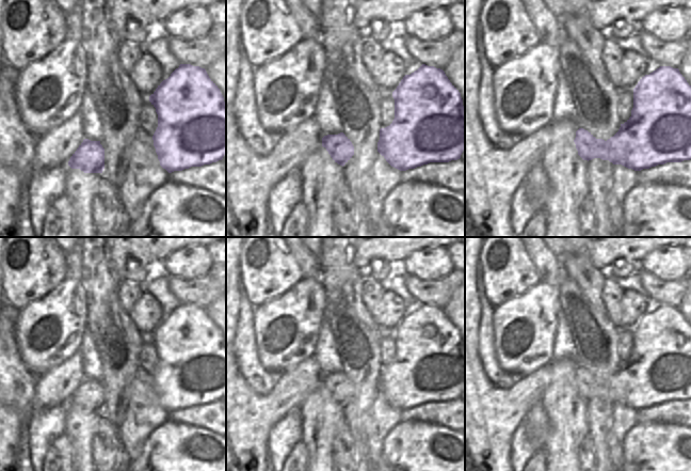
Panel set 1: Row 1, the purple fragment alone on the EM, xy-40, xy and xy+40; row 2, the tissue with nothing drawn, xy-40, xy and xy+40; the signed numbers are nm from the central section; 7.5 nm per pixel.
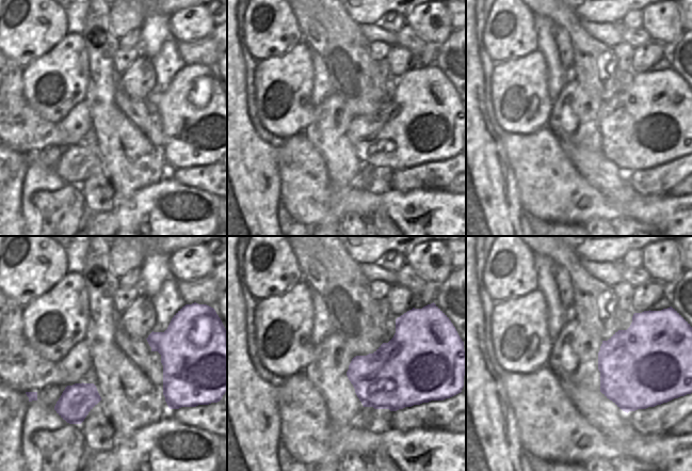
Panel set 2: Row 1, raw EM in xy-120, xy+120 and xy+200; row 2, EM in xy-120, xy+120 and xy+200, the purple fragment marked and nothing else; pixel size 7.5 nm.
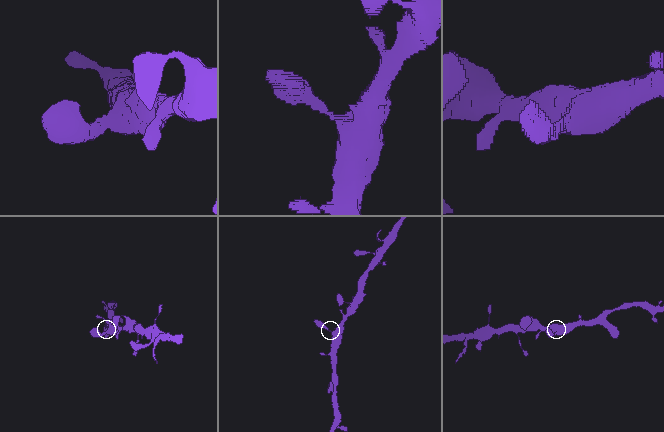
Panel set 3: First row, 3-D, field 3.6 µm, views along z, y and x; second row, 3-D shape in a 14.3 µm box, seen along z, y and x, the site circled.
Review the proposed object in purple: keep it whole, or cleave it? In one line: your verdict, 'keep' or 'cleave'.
keep

